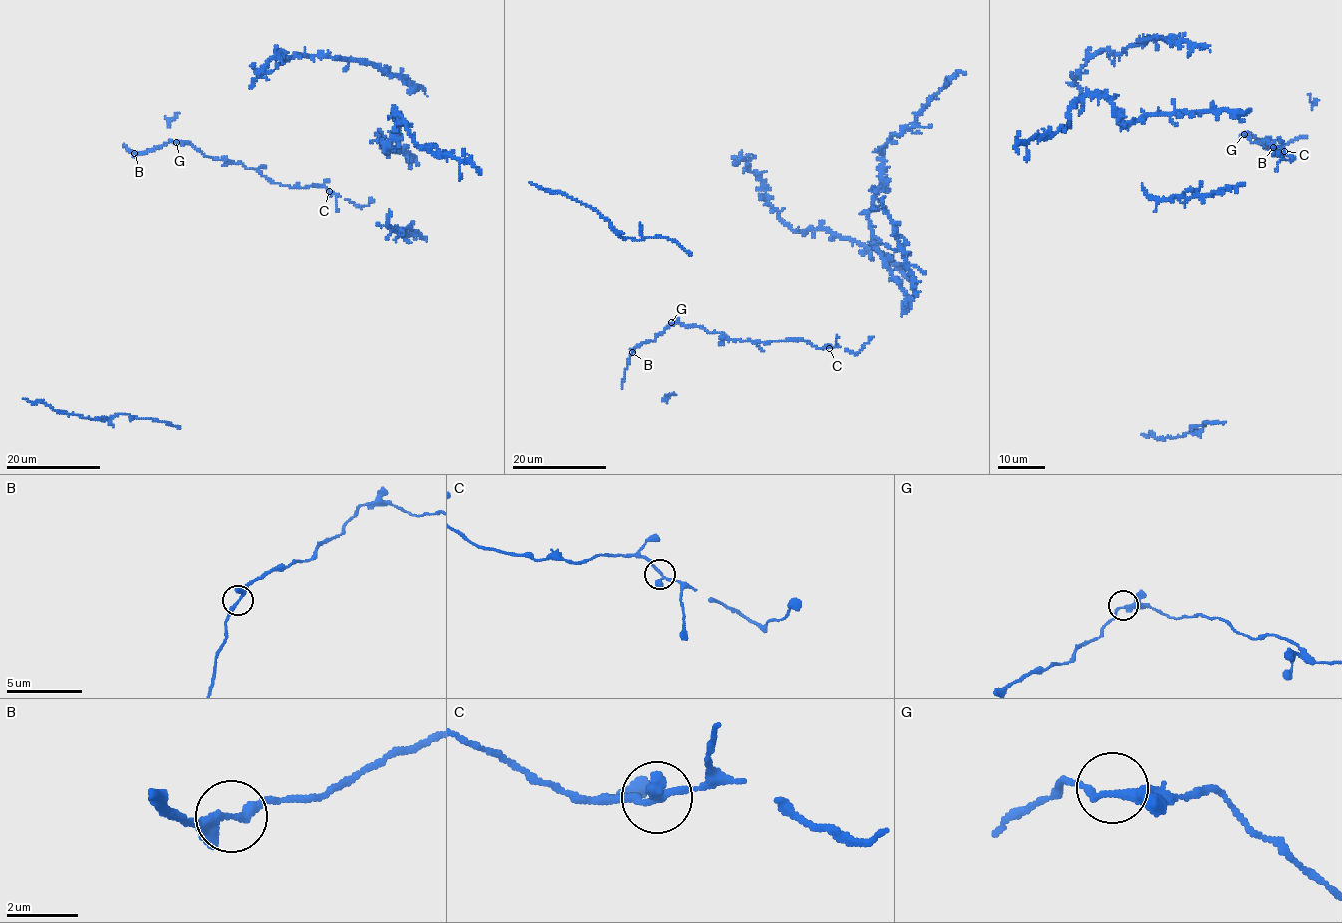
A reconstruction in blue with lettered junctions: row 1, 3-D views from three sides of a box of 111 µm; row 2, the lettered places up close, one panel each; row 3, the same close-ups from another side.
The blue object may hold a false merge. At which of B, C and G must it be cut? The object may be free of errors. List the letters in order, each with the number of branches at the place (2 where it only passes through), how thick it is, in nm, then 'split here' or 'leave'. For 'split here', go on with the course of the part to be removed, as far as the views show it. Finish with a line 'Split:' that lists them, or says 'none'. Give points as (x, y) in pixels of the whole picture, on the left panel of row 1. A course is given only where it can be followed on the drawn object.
B: 3 | 240 nm | leave
C: 3 | 170 nm | leave
G: 3 | 240 nm | leave
Split: none

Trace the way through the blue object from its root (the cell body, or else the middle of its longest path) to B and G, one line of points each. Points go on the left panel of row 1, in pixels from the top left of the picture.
B: (329, 190), (321, 185), (274, 183), (253, 168), (207, 157), (190, 142), (169, 141), (151, 151), (134, 152)
G: (329, 190), (321, 185), (290, 187), (274, 183), (253, 168), (207, 157), (190, 142), (176, 142)

